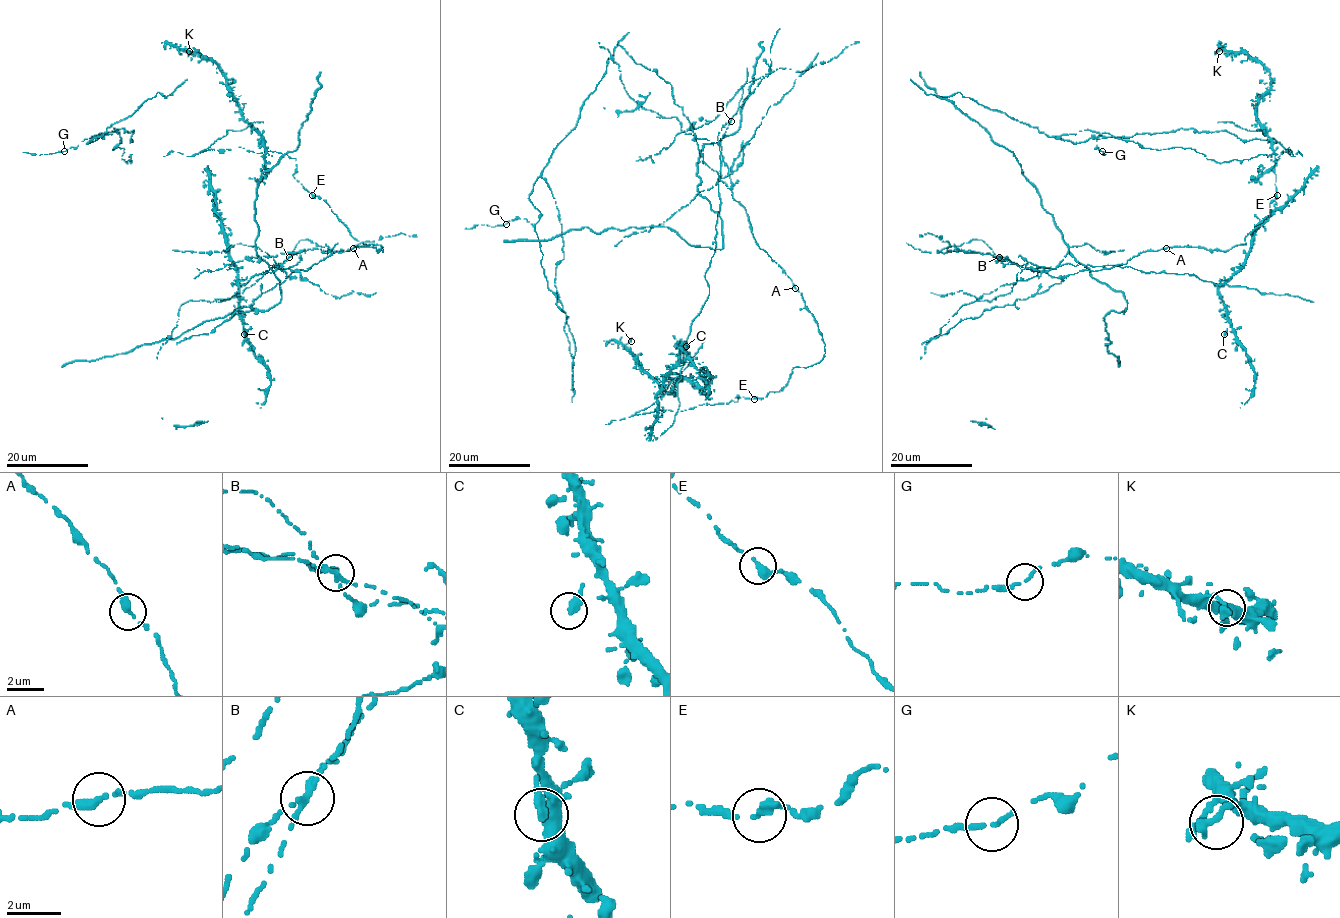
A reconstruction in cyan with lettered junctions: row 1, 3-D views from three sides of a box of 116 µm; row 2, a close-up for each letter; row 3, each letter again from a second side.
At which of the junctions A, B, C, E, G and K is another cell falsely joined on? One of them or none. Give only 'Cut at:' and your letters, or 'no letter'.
Cut at: B

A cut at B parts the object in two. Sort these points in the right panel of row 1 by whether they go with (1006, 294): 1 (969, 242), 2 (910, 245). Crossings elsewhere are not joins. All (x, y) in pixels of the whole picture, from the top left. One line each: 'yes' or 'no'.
1: no
2: no

